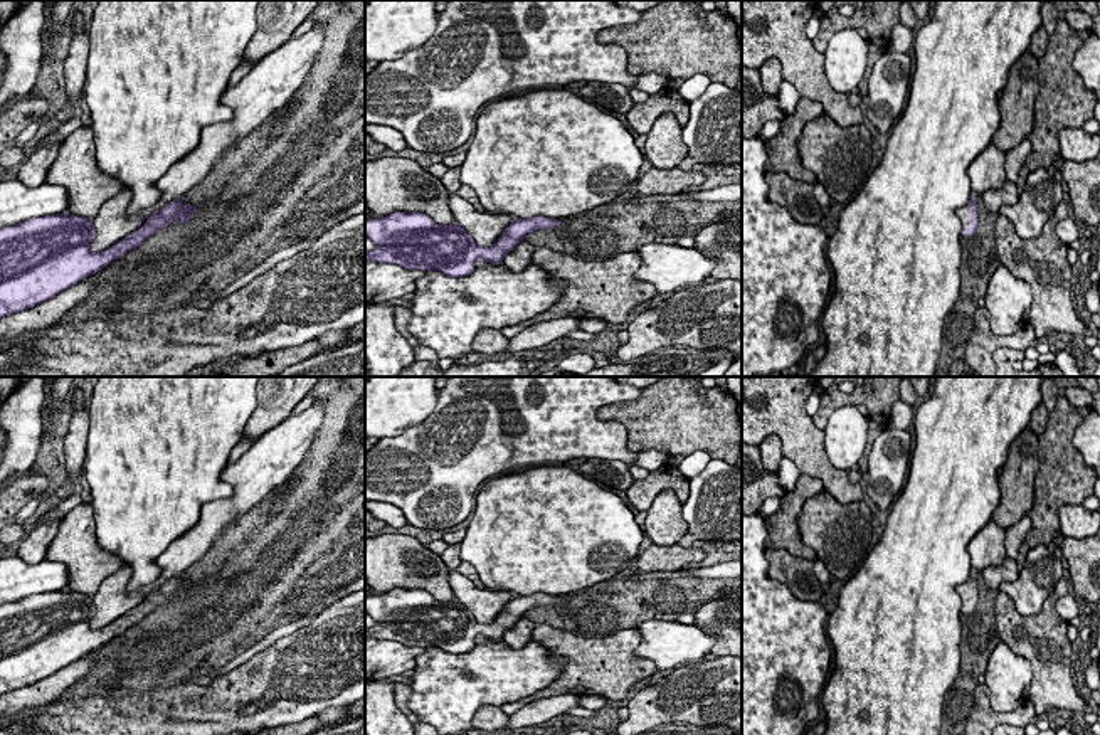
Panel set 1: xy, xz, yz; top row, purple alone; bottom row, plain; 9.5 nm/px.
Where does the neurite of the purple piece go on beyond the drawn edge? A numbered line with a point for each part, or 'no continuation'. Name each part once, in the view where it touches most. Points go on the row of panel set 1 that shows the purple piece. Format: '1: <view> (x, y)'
1: yz (962, 212)

